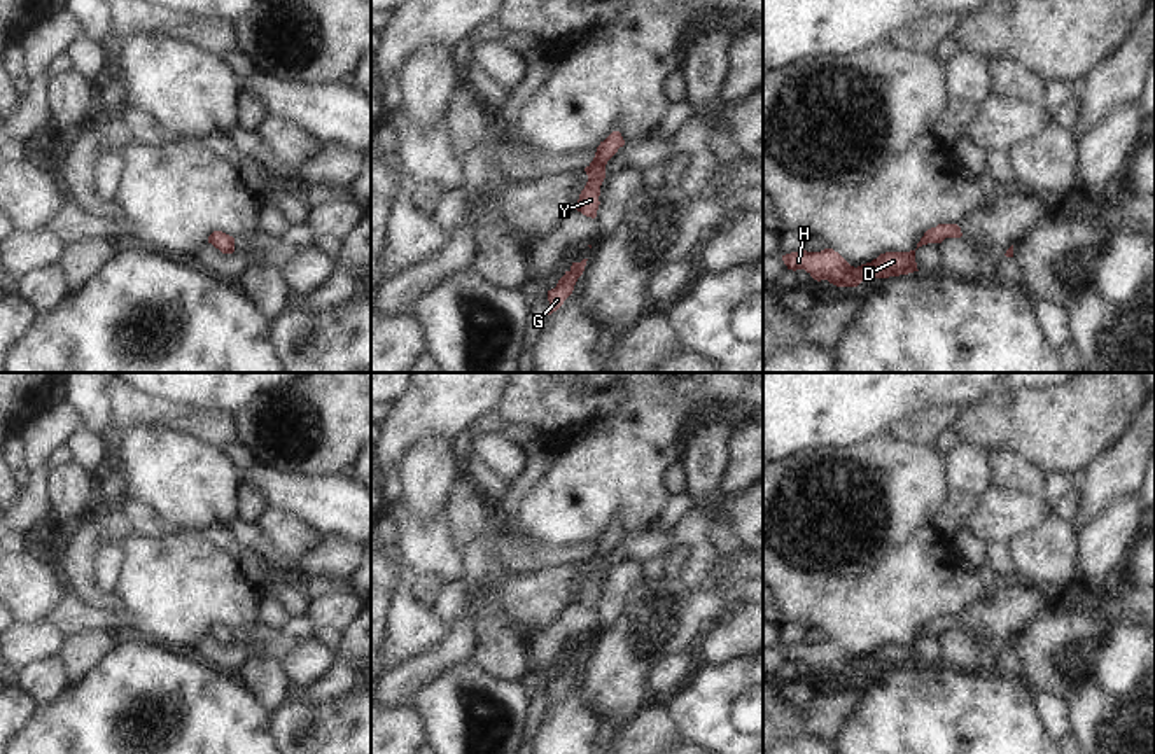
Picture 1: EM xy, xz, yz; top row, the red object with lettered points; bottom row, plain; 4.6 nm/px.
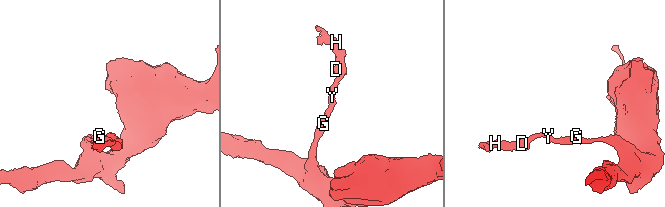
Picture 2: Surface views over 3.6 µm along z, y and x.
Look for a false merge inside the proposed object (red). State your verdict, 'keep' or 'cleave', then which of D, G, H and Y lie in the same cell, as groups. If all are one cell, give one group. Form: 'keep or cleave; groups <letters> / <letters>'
keep; groups D G H Y

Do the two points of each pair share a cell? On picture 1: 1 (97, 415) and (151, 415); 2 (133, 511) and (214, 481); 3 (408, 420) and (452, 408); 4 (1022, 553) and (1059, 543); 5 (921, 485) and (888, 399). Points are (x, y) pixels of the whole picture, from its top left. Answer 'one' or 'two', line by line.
1: two
2: two
3: one
4: one
5: two

